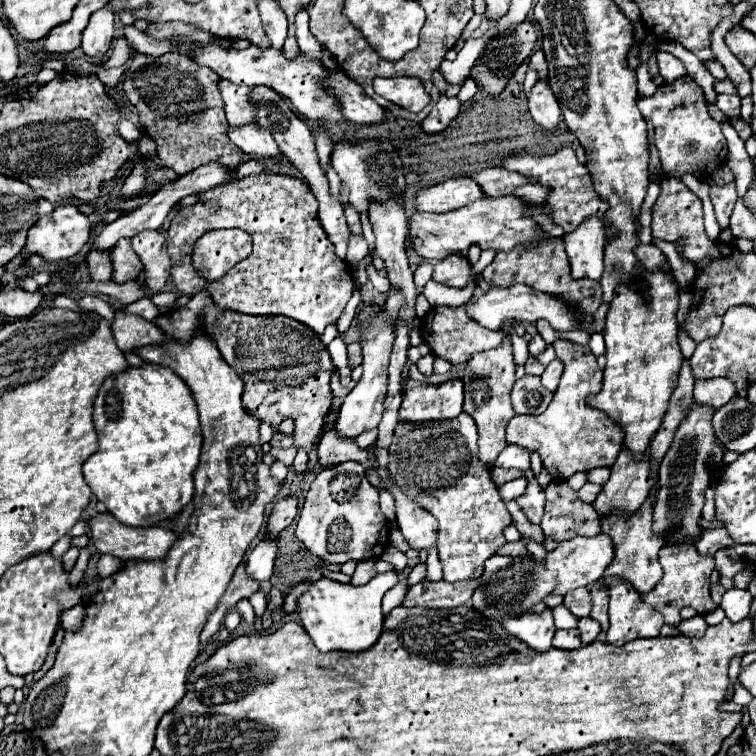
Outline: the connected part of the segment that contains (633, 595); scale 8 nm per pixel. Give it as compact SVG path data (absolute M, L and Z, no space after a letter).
M608 579L606 583L610 593L610 627L606 631L608 643L622 646L632 639L660 635L664 617L652 611L630 583L622 579Z

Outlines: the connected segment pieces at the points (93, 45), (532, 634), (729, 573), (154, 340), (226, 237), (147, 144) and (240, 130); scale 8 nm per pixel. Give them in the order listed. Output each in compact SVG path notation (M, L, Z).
M106 5L104 9L98 9L92 17L88 27L82 33L82 49L86 55L100 59L106 55L106 51L110 49L114 37L114 11L110 5Z
M546 609L544 613L524 613L514 619L504 619L504 629L512 633L512 637L524 641L530 649L544 653L552 649L552 637L554 637L554 621L552 621L552 611Z
M720 547L714 553L714 569L720 573L720 577L734 577L744 569L744 563L732 559L728 551L730 551L728 547Z
M116 313L112 321L112 331L118 347L124 353L134 353L140 347L146 345L162 345L166 341L166 335L150 321L138 317L138 315L124 315Z
M240 229L218 233L218 259L246 259L252 253L252 237Z
M148 135L136 139L134 145L136 145L136 151L138 151L140 155L156 155L156 143L154 143Z
M256 123L238 125L238 127L230 125L228 137L236 147L240 147L244 153L250 153L252 157L266 159L266 157L280 155L280 149L278 149L276 141L272 139L272 133Z

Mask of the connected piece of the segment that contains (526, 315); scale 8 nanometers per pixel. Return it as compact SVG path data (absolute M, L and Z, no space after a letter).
M520 283L510 285L510 287L490 289L478 301L468 301L468 315L486 329L500 329L502 323L508 319L516 319L520 323L536 323L536 321L544 319L556 331L574 331L574 329L588 331L594 325L592 315L584 313L578 303L568 303L558 295L534 291L528 285L520 285Z

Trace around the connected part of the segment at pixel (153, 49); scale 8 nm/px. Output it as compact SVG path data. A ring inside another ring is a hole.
M132 25L124 29L124 37L136 53L146 53L146 55L158 57L158 55L164 55L168 51L176 51L176 49L172 49L172 41L156 41L152 37L148 37L144 31L134 29Z

